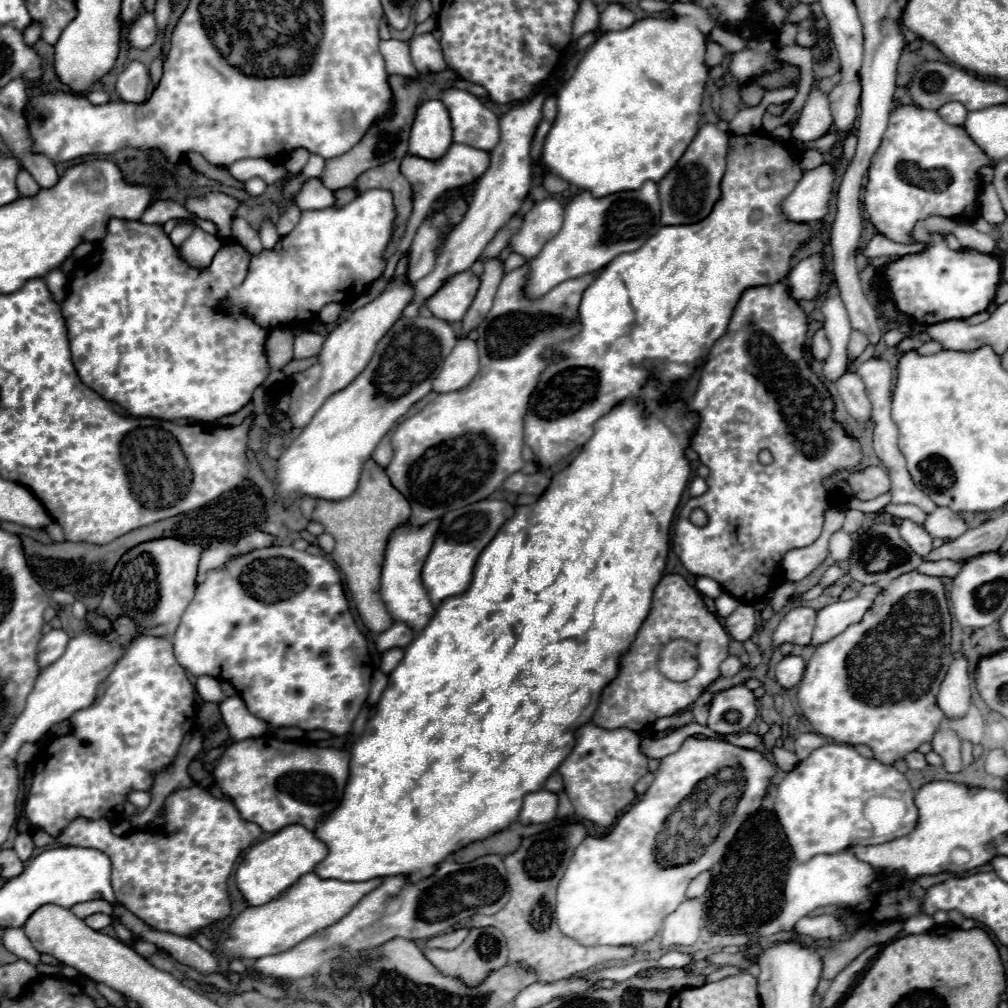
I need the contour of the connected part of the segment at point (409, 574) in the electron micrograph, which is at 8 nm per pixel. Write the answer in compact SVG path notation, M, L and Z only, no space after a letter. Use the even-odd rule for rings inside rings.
M430 521L428 525L422 525L420 529L416 529L412 525L402 525L400 529L396 529L392 533L392 537L388 541L388 549L386 549L380 597L382 597L388 613L392 615L392 619L406 623L412 631L422 631L426 627L426 623L430 621L430 617L434 615L434 605L432 605L432 601L428 601L428 593L422 585L420 571L430 553L436 529L438 529L438 521Z

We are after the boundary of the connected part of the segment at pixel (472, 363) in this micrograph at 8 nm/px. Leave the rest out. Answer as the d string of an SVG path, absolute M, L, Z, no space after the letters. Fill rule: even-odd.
M460 339L434 379L436 393L450 393L466 387L478 373L478 349L472 339Z

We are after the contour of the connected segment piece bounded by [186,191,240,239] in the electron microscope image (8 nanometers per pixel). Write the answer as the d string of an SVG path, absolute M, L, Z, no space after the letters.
M212 191L204 199L186 201L186 209L190 213L194 213L198 219L210 219L218 225L220 229L218 237L222 239L230 237L230 225L238 207L240 207L240 201L236 197L220 193L220 191Z

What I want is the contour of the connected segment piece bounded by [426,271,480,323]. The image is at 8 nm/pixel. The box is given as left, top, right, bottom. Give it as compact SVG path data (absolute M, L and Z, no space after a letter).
M468 271L468 273L458 273L436 293L436 297L428 299L428 309L434 313L434 317L440 317L442 321L454 323L464 317L468 307L472 305L476 291L480 287L480 279Z

